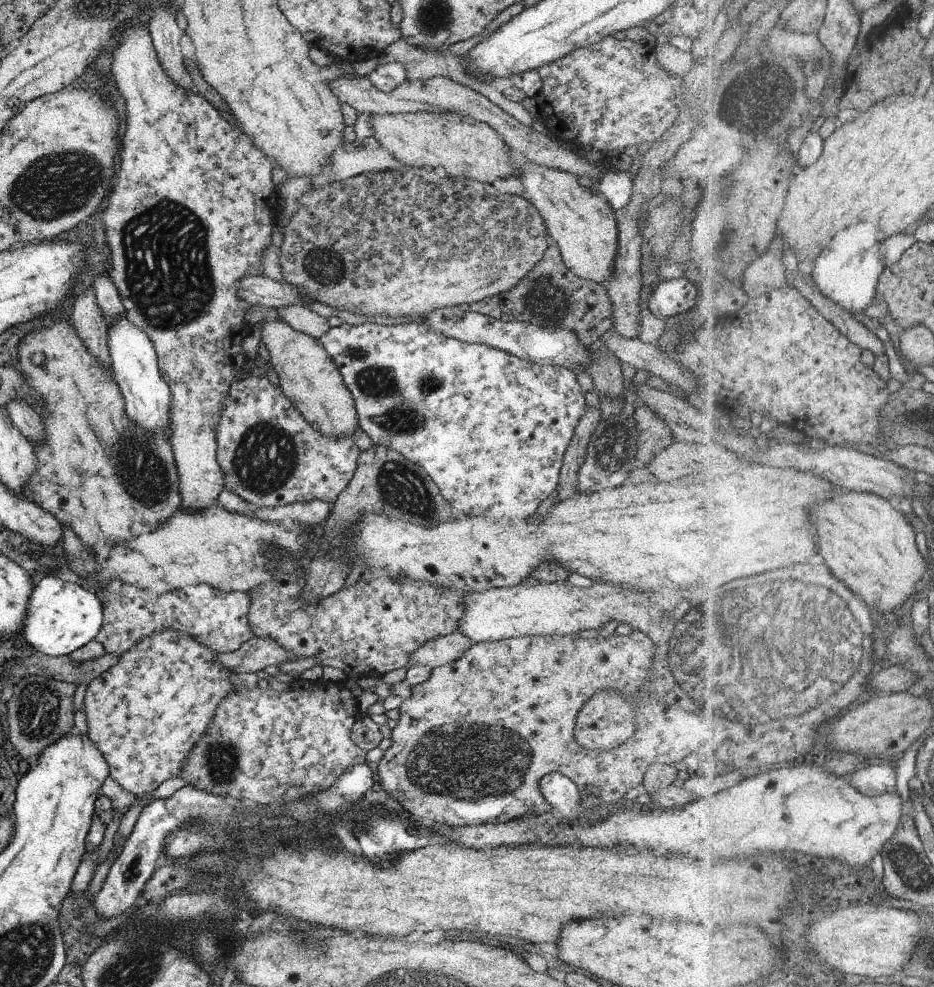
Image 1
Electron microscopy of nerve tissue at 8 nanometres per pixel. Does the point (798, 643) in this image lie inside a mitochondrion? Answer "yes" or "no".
yes

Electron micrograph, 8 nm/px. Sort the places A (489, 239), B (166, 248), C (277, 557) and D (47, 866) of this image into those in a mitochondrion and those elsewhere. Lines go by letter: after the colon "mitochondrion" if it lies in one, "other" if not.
A: other
B: mitochondrion
C: mitochondrion
D: other

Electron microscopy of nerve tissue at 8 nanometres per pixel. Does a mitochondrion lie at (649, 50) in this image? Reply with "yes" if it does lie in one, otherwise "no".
no

